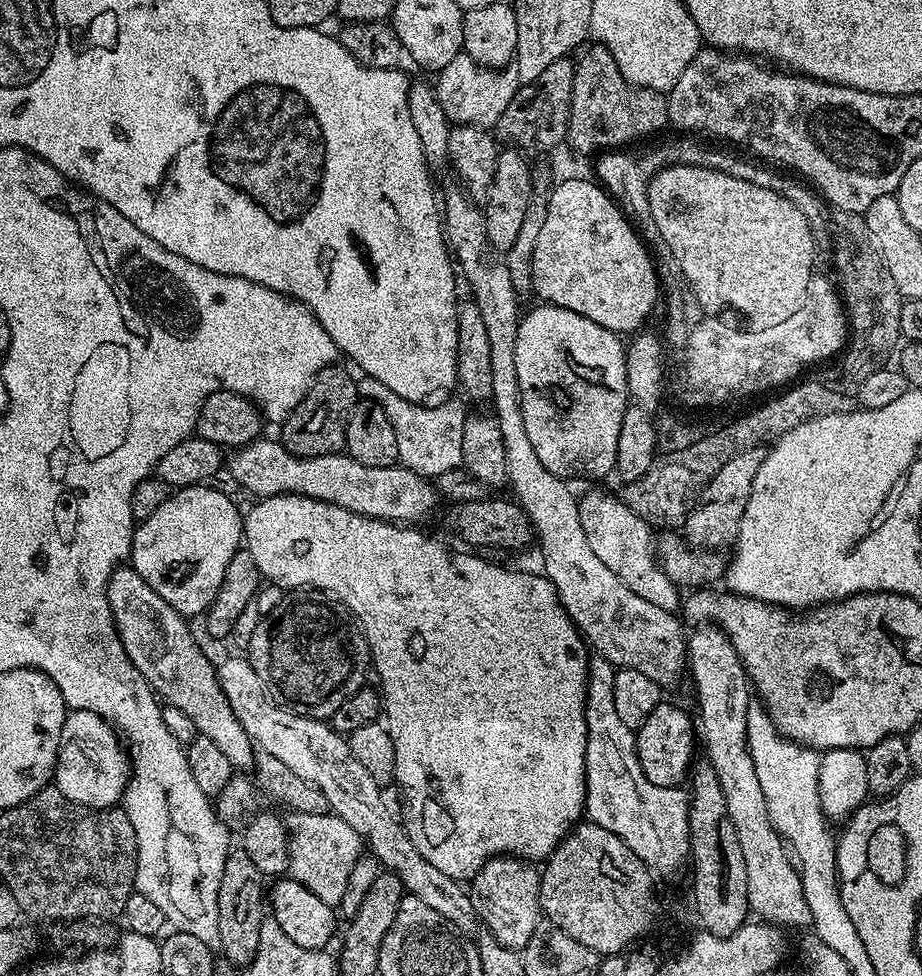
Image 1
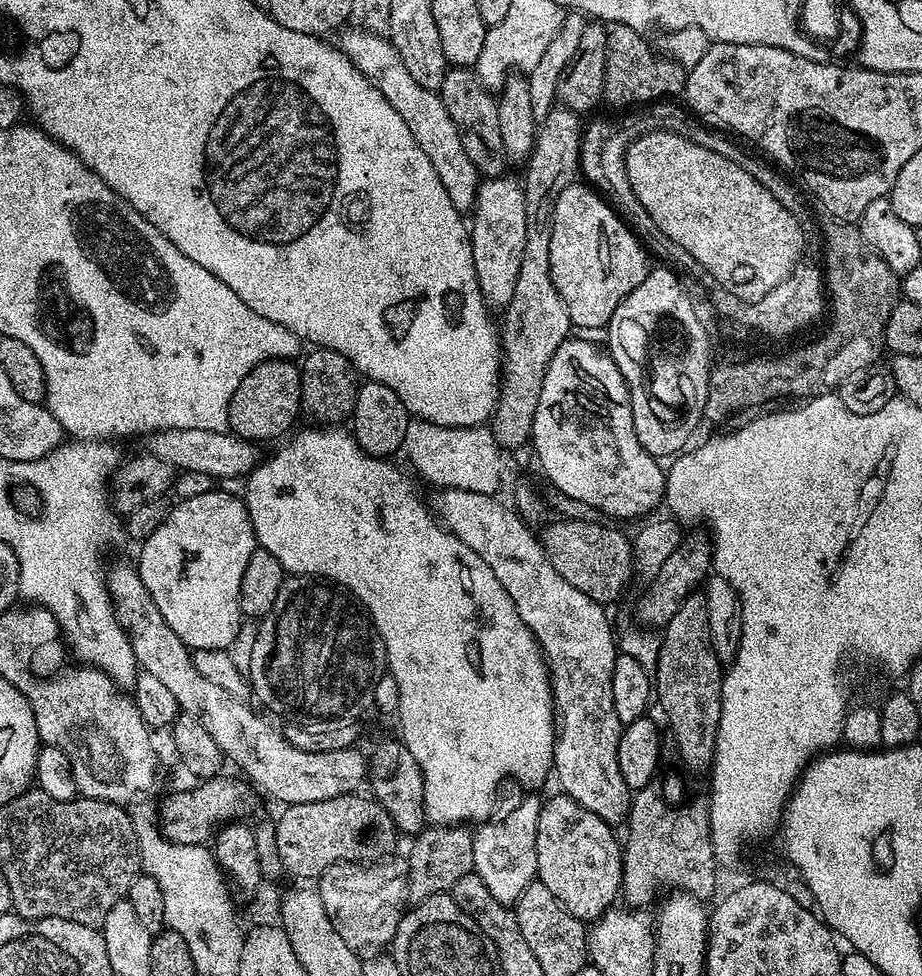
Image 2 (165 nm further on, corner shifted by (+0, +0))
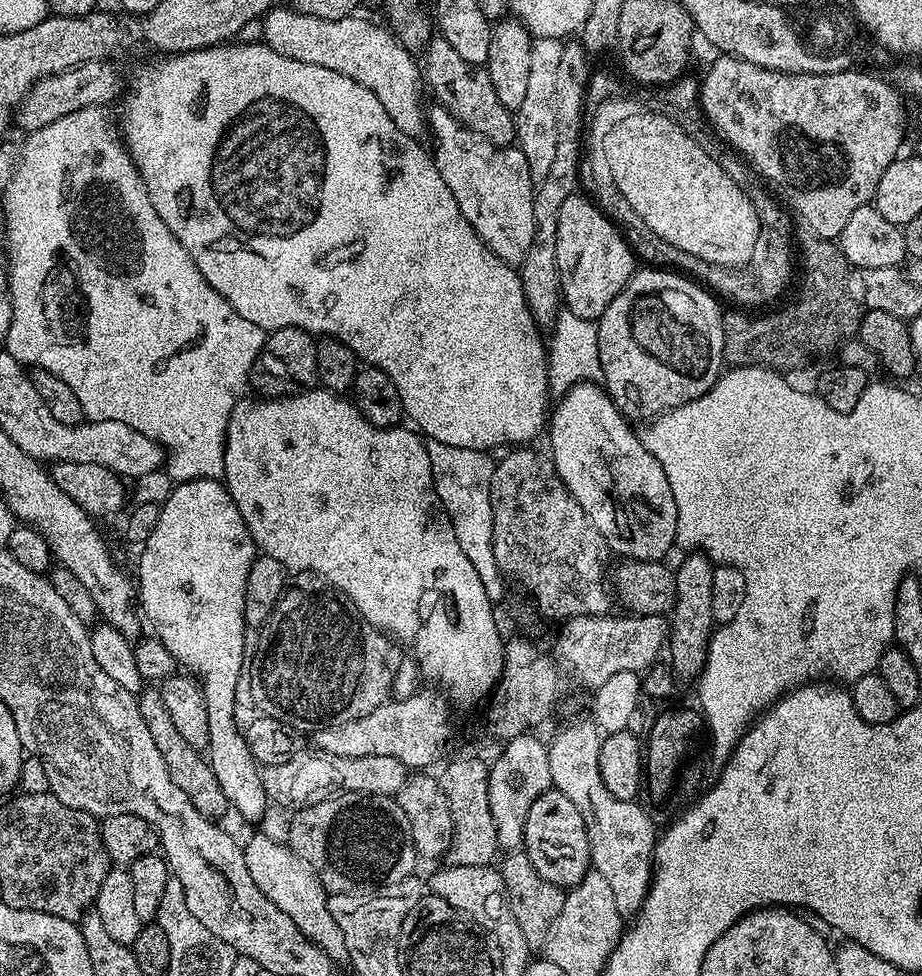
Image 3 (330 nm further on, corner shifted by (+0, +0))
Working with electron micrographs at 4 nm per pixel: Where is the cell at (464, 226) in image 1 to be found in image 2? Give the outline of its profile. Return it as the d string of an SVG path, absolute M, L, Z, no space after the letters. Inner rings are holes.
M351 26L345 27L339 36L340 51L346 54L346 58L350 58L350 62L354 62L354 66L371 84L378 86L378 90L382 90L382 96L390 102L390 106L398 110L402 122L406 122L410 134L414 134L414 142L418 142L418 146L422 146L422 151L426 153L426 158L430 158L450 202L454 202L454 206L460 213L471 213L476 206L476 195L482 177L477 172L474 162L470 162L470 157L466 154L466 146L462 146L458 126L454 126L454 118L450 118L439 91L421 86L410 75L410 70L406 70L406 65L402 63L402 58L392 41L384 36L375 36Z

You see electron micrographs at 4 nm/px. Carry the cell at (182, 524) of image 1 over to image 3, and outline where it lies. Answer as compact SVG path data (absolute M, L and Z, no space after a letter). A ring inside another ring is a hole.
M219 479L214 480L185 480L175 485L176 489L169 494L160 504L160 517L158 526L154 526L154 534L142 545L144 552L140 556L140 580L138 578L138 608L142 613L143 619L153 628L151 630L154 636L161 640L170 650L170 654L176 659L177 665L181 669L187 670L198 681L201 688L204 689L206 698L206 719L210 722L210 734L208 735L208 746L206 749L206 759L208 765L214 770L214 778L218 778L218 786L222 786L222 794L226 794L228 803L233 813L237 812L244 820L260 820L264 816L264 811L270 807L268 791L264 789L264 773L262 766L250 754L250 746L244 737L244 728L236 725L236 691L240 688L240 675L244 672L244 655L246 649L243 646L245 632L244 623L244 603L246 602L246 580L250 574L250 566L256 561L258 549L252 540L250 530L238 510L234 506L234 498L230 498L228 489L224 487Z

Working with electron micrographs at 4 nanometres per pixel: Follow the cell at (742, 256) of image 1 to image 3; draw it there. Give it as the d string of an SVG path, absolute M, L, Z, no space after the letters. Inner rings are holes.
M656 111L631 115L605 134L602 150L605 151L618 190L630 202L638 218L642 218L642 222L646 222L663 242L678 247L686 254L694 254L694 258L733 270L747 265L744 263L757 255L762 223L755 206L730 178L730 174L723 170L719 159L712 157L705 145L698 143L671 117Z

